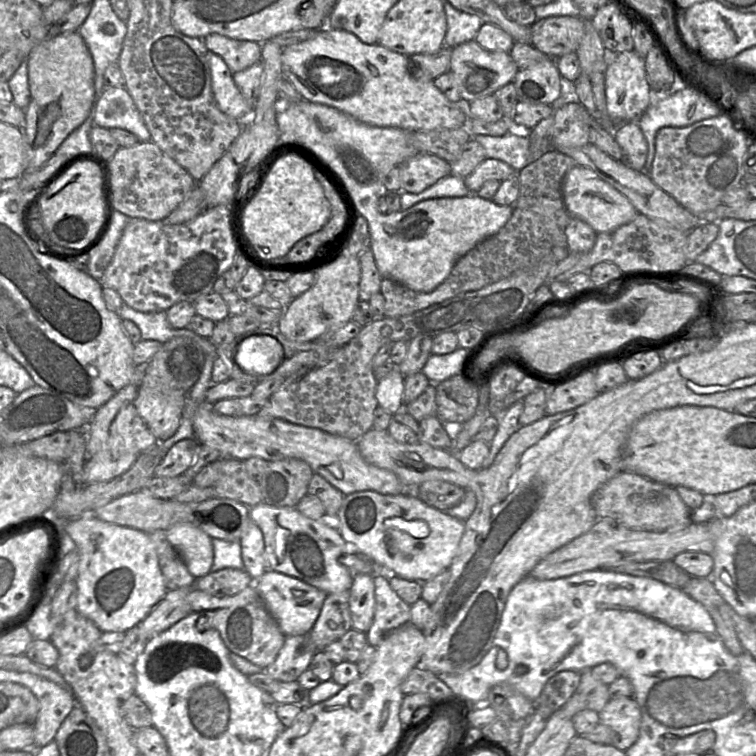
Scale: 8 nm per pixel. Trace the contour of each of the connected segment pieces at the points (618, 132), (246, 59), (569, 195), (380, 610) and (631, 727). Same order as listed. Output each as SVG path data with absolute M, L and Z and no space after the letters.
M637 122L618 125L614 131L614 139L624 153L624 161L634 170L642 171L647 158L648 146Z
M217 33L207 35L203 38L203 42L210 52L218 54L225 61L232 74L261 61L261 44L258 42L231 39Z
M575 165L565 174L561 192L570 216L584 221L597 234L627 224L639 214L624 195L602 180L594 171L581 165Z
M373 575L375 586L375 612L373 623L366 632L368 643L376 648L391 630L410 622L410 605L391 588L388 578Z
M633 696L611 698L598 713L599 722L612 730L612 745L627 750L638 739L641 726L641 709Z

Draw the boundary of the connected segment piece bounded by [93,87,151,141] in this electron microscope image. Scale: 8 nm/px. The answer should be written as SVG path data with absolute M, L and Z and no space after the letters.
M125 87L105 88L94 107L94 125L125 129L140 141L151 141L151 134Z

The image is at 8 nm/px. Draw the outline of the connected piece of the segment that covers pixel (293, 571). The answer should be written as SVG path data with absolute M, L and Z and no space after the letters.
M260 502L249 508L249 518L258 525L264 537L264 558L267 569L279 572L314 586L327 594L349 594L353 574L341 562L341 558L350 550L335 525L326 519L313 520L301 514L296 507L276 507Z

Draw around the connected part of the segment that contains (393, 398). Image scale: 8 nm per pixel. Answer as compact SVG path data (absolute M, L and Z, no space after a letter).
M397 367L377 381L375 397L378 406L392 415L404 408L404 375Z

